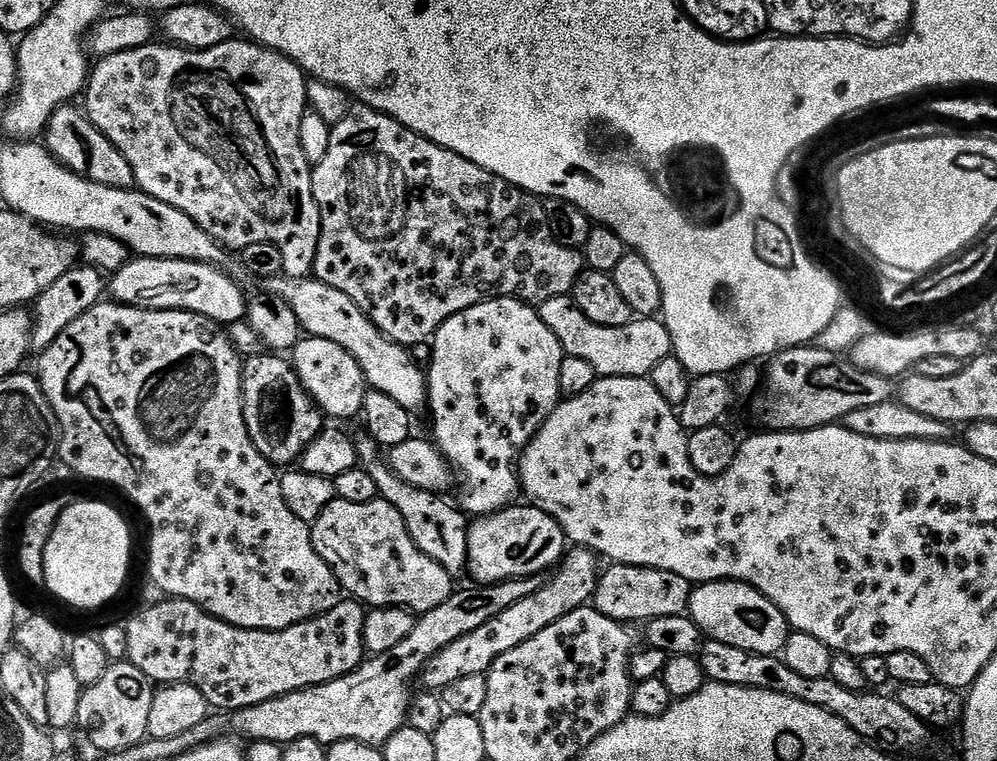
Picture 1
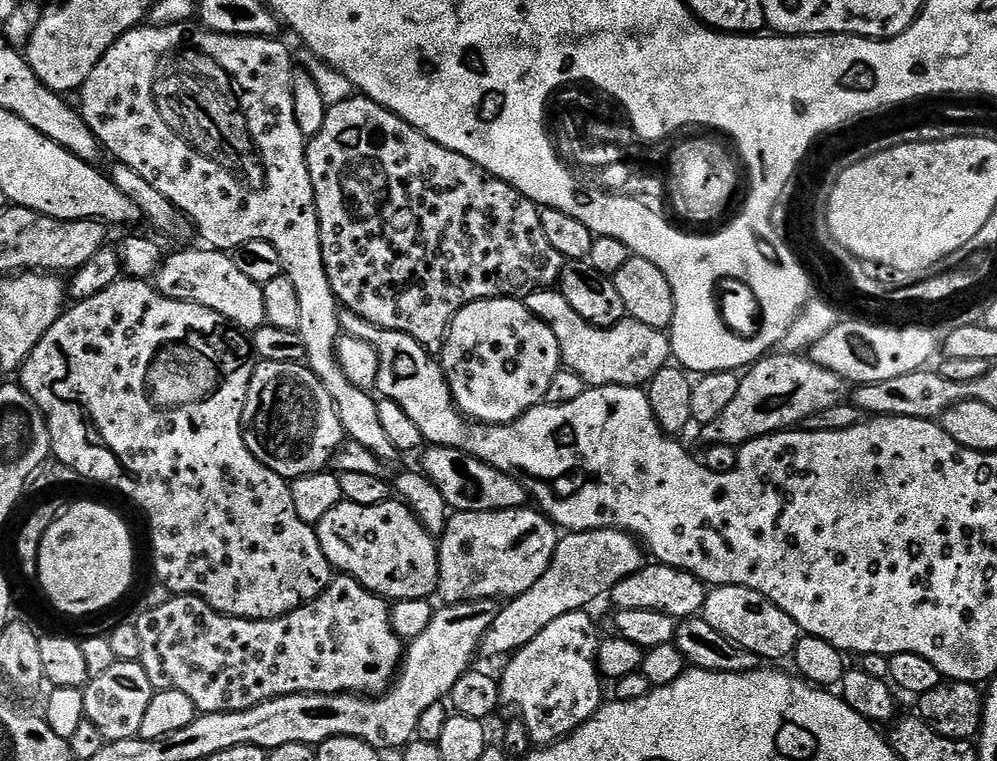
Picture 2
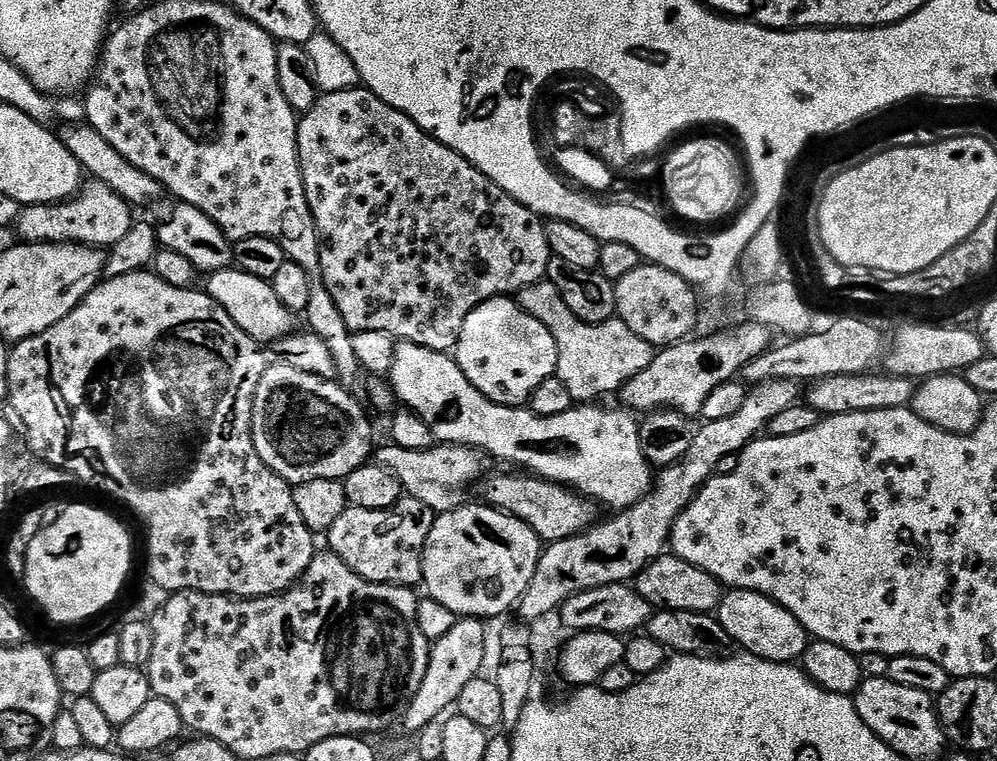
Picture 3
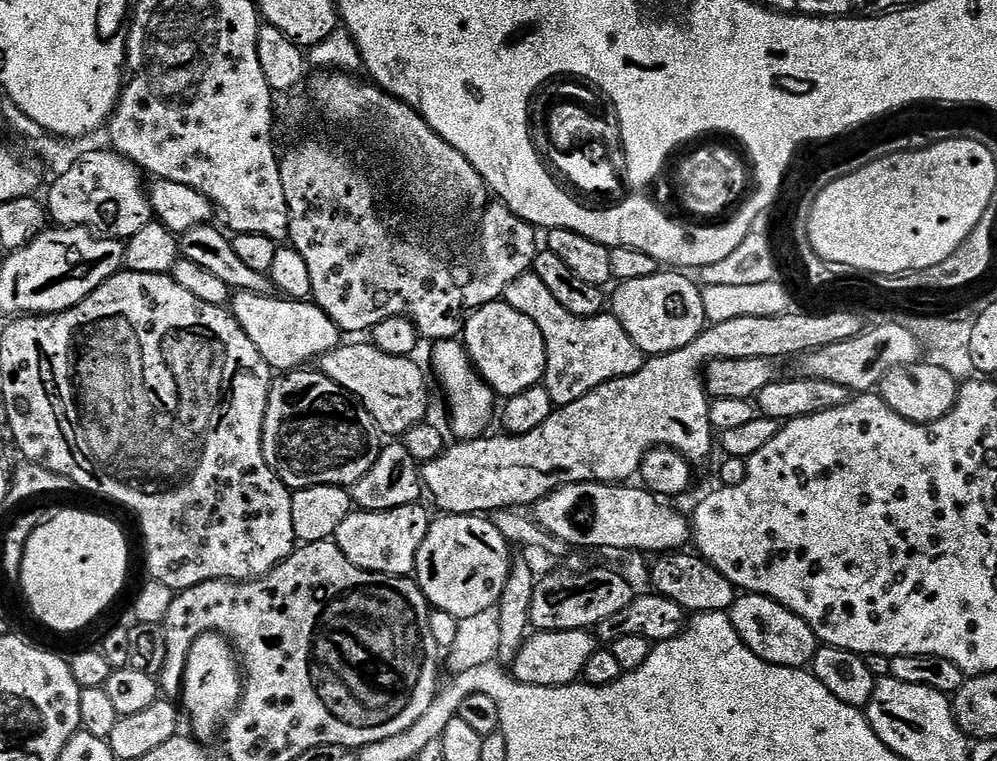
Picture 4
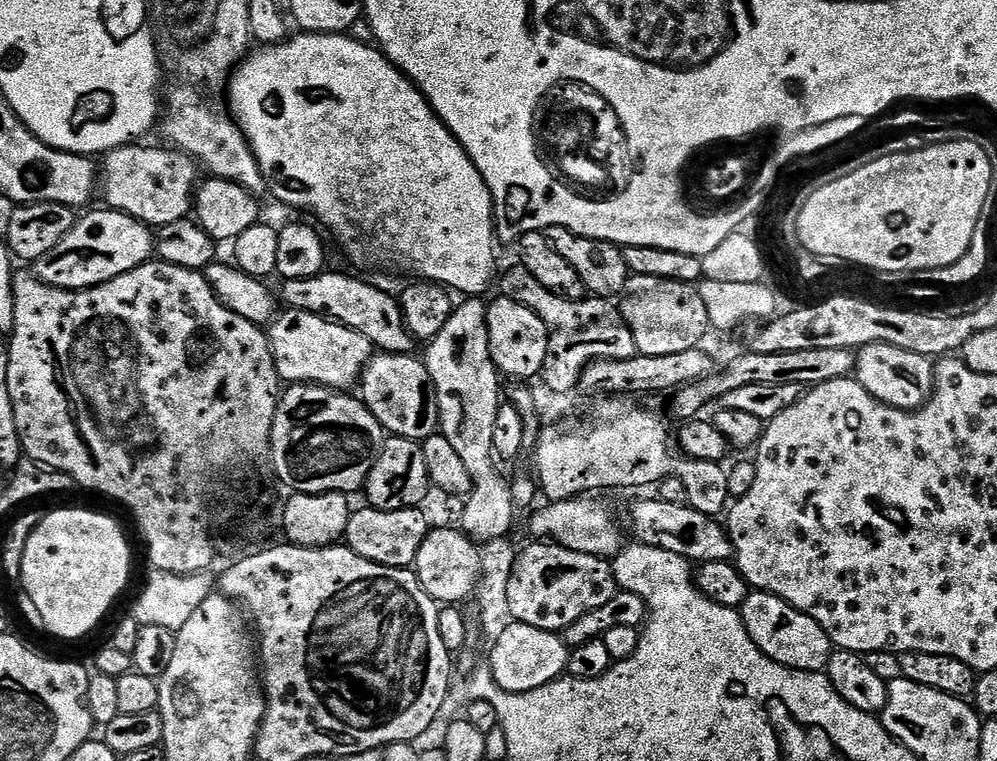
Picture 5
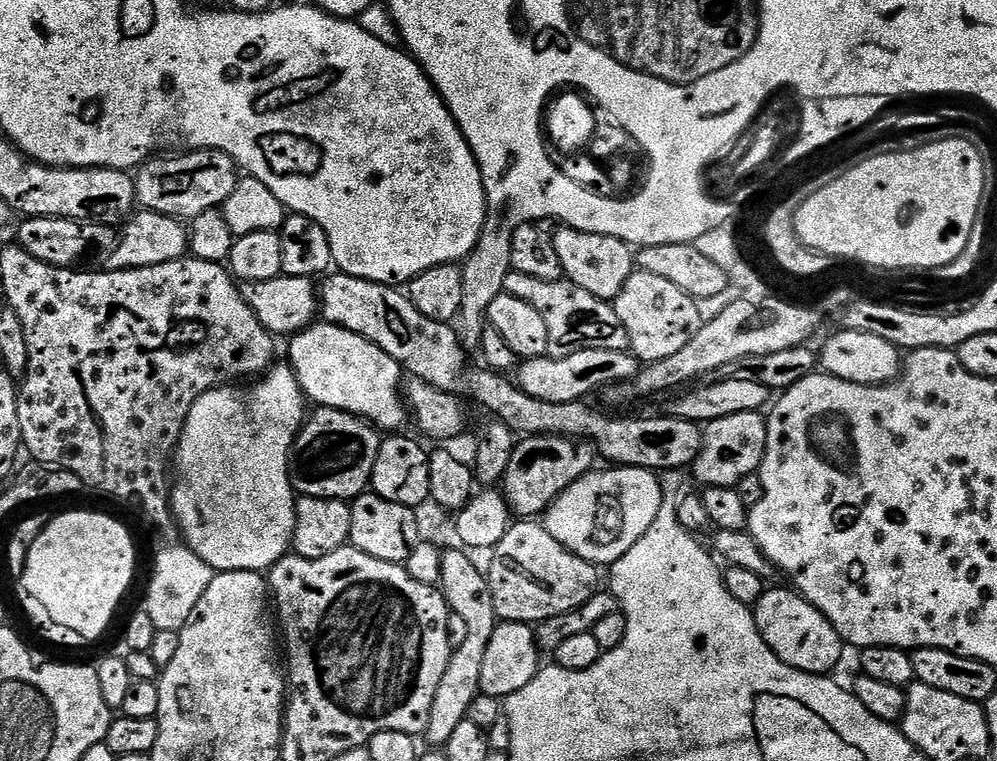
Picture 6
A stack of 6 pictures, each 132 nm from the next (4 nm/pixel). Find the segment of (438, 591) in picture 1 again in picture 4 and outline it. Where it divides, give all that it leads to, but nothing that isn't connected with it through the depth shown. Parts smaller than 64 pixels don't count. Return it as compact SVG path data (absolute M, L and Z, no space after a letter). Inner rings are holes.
M417 502L385 512L353 510L342 522L342 526L338 526L334 542L342 554L346 554L348 561L364 572L411 577L416 571L418 550L426 538L430 523L430 515L422 505Z

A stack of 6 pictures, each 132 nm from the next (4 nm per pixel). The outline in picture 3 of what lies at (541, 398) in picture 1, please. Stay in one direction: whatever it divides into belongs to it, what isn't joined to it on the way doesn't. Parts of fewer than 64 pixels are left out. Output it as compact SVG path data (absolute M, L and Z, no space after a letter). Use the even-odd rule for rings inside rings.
M496 296L493 300L483 300L468 313L456 336L454 359L474 390L496 404L524 406L542 382L555 377L558 346L554 334L521 308L515 299Z

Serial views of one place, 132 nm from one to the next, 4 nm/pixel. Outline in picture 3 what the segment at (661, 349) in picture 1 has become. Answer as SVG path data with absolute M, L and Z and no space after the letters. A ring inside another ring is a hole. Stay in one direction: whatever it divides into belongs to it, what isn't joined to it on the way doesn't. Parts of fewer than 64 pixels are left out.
M548 279L537 284L521 288L518 303L531 316L538 318L550 334L554 334L554 342L558 346L558 366L555 379L570 390L570 398L574 402L596 402L599 396L619 393L630 378L642 374L646 366L650 366L654 355L654 345L646 342L646 338L638 338L626 322L613 318L601 324L588 324L579 320L566 306L558 286Z

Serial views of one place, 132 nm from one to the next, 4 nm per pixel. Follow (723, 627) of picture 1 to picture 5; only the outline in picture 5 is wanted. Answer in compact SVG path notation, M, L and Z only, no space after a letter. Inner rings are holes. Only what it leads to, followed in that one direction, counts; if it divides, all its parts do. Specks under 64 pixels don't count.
M752 590L738 611L758 650L762 650L762 654L766 654L774 662L803 672L824 672L827 669L828 659L834 651L831 638L826 630L822 630L822 626L818 626L818 622L814 622L814 618L790 606L790 602L769 592Z

